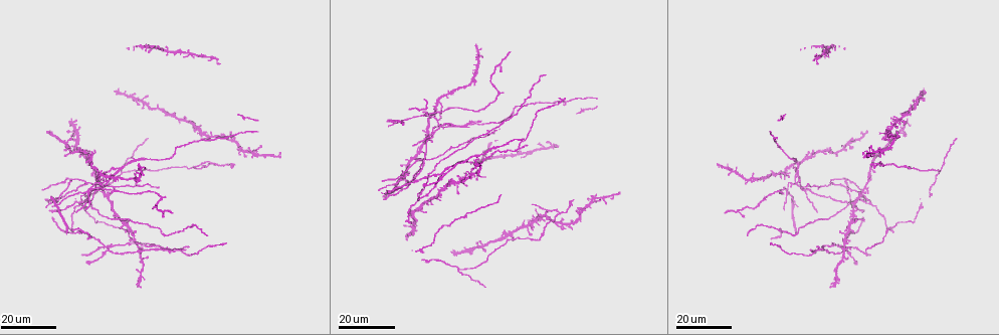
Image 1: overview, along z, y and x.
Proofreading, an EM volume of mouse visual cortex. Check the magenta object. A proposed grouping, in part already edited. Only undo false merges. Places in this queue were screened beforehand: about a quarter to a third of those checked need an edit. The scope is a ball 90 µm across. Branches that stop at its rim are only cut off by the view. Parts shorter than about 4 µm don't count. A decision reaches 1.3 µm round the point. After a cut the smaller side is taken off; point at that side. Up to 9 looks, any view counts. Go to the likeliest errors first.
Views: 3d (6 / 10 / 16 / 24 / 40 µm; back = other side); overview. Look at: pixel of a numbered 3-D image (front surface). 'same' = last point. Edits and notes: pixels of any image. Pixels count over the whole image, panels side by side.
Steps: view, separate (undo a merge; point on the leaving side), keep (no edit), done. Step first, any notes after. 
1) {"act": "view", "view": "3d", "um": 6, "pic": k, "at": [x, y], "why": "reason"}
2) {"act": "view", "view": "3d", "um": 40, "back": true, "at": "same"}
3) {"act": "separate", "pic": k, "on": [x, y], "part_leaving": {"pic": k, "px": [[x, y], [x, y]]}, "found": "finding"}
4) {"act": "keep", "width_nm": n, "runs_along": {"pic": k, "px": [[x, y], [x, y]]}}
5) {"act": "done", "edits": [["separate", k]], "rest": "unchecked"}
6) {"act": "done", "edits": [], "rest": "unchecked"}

{"act": "view", "view": "3d", "um": 16, "pic": 1, "at": [87, 191], "why": "four or more arms meet"}

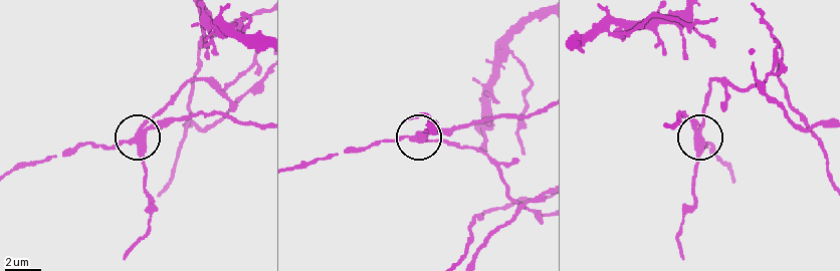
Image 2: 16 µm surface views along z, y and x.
{"act": "view", "view": "3d", "um": 6, "pic": 2, "at": [698, 130]}

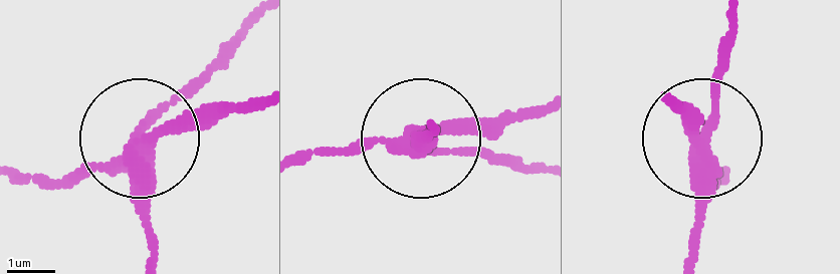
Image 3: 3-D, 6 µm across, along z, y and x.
{"act": "separate", "pic": 3, "on": [148, 236], "side_arm_um": 43, "part_leaving": {"pic": 3, "px": [[134, 163], [145, 130], [253, 23]]}, "found": "two neurons meet here"}

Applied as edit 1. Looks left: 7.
{"act": "view", "view": "3d", "um": 24, "pic": 1, "at": [773, 174]}

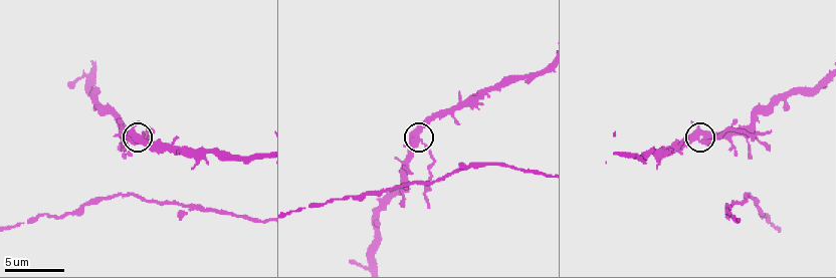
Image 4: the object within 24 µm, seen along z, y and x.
{"act": "view", "view": "3d", "um": 6, "pic": 4, "at": [421, 140], "why": "zoom in"}

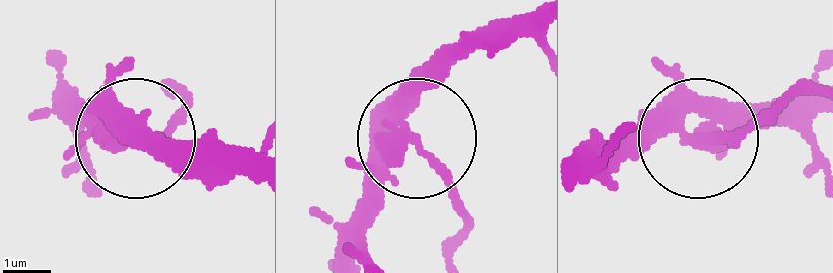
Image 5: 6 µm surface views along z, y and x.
{"act": "separate", "pic": 5, "on": [179, 117], "part_leaving": {"pic": 5, "px": [[714, 139], [818, 90]]}, "found": "two neurons meet here"}

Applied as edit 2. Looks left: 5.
{"act": "view", "view": "overview"}

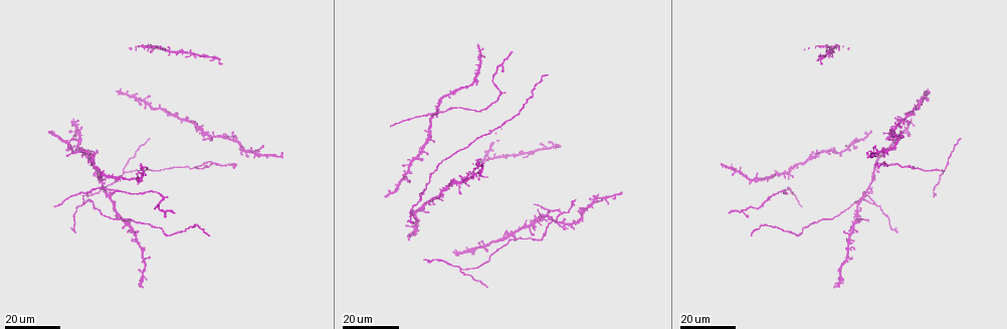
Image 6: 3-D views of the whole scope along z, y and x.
{"act": "view", "view": "3d", "um": 24, "pic": 6, "at": [563, 214], "why": "three-way junction"}

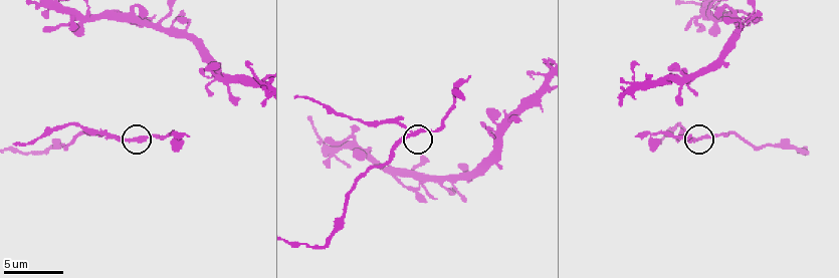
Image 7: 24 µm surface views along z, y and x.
{"act": "view", "view": "3d", "um": 6, "pic": 7, "at": [130, 141]}

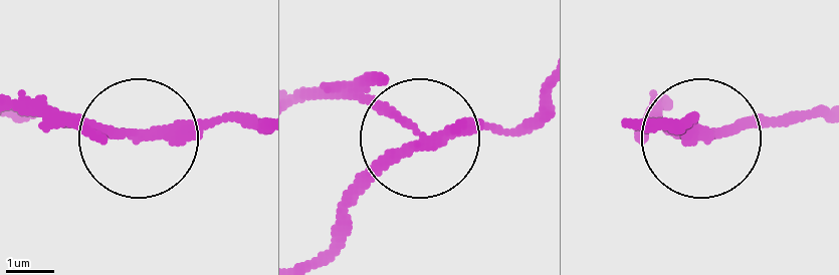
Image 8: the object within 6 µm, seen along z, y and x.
{"act": "separate", "pic": 8, "on": [80, 126], "part_leaving": {"pic": 8, "px": [[134, 135], [17, 107]]}, "found": "a second neuron is stuck on"}

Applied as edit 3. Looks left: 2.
{"act": "done", "edits": [["separate", 3], ["separate", 5], ["separate", 8]], "rest": "unchecked"}

